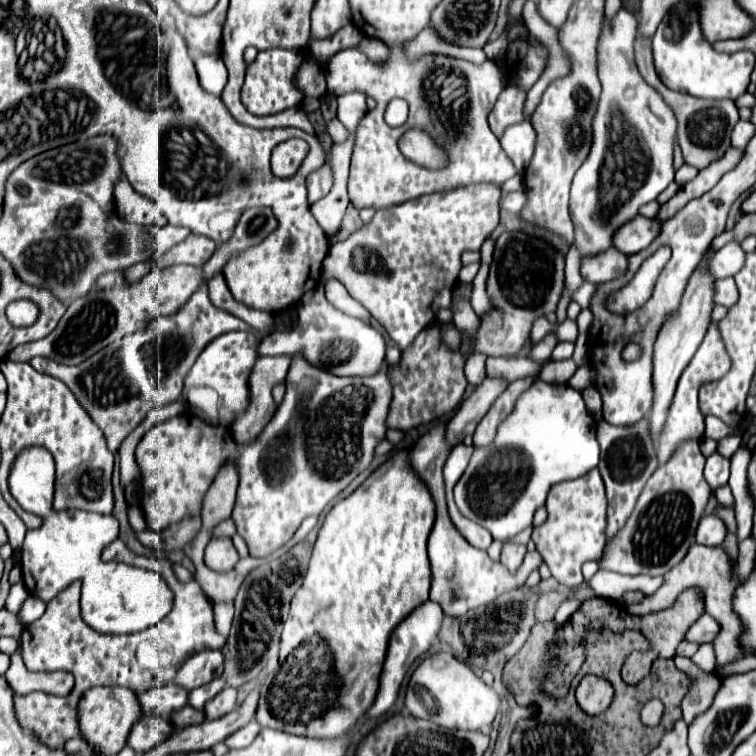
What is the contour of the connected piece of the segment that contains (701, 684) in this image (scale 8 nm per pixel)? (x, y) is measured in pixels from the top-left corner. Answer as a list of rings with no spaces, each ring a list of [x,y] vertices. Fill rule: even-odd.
[[[675,657],[675,665],[679,665],[679,669],[683,669],[685,673],[691,673],[691,677],[695,677],[695,681],[691,683],[691,689],[687,691],[687,697],[683,699],[683,705],[681,705],[683,721],[687,725],[691,725],[695,721],[695,717],[705,713],[707,705],[713,703],[713,697],[721,687],[721,679],[717,679],[713,673],[701,671],[687,657]]]

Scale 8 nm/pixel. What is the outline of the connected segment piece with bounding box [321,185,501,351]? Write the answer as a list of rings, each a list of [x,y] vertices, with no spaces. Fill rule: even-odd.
[[[469,185],[467,189],[453,189],[445,193],[423,195],[389,209],[379,209],[369,225],[355,231],[349,239],[333,245],[325,257],[321,277],[333,277],[345,285],[349,295],[357,299],[389,333],[401,351],[413,345],[415,337],[435,319],[439,307],[449,307],[451,289],[461,269],[461,253],[465,249],[481,249],[483,241],[499,225],[499,199],[501,191],[495,185]],[[355,247],[369,253],[369,271],[355,267]]]

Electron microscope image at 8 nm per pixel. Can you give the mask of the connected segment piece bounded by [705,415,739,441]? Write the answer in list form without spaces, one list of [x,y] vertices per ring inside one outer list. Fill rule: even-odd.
[[[707,415],[707,417],[705,417],[705,435],[711,437],[711,439],[715,439],[715,441],[719,441],[719,439],[723,439],[725,435],[735,433],[735,431],[739,431],[739,429],[727,427],[721,419],[717,419],[717,417],[713,417],[713,415]]]

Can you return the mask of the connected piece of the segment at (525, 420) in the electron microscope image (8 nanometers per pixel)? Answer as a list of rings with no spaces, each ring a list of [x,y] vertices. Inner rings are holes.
[[[535,379],[499,425],[495,445],[473,451],[467,471],[455,485],[455,503],[465,517],[483,525],[493,539],[507,541],[531,525],[533,513],[545,505],[551,485],[581,477],[597,465],[595,421],[581,393],[569,385],[547,385]]]

